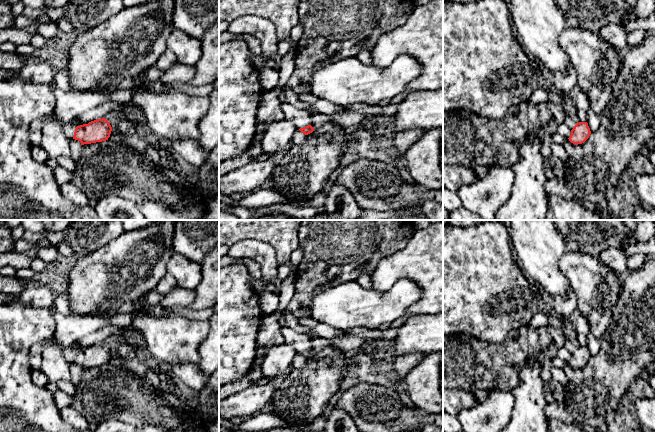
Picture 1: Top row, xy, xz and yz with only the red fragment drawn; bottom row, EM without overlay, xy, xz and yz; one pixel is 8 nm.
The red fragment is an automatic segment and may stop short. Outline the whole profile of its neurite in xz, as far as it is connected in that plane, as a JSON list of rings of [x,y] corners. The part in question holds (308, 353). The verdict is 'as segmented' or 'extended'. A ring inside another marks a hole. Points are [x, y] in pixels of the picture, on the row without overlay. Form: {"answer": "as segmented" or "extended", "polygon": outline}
{"answer": "extended", "polygon": [[[281,326],[280,331],[284,337],[285,344],[290,345],[302,357],[308,359],[314,355],[311,350],[311,339],[307,334],[294,331],[288,326]]]}

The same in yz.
{"answer": "as segmented", "polygon": [[[587,346],[576,347],[571,354],[569,365],[575,369],[584,367],[590,360],[591,355]]]}

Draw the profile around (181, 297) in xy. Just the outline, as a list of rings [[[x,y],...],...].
[[[177,287],[167,294],[164,294],[161,305],[164,307],[191,307],[195,298],[196,293],[194,290]]]

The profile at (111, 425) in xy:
[[[108,419],[100,423],[94,432],[140,432],[135,426],[117,419]]]

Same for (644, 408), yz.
[[[655,397],[637,399],[634,410],[642,429],[655,432]]]

